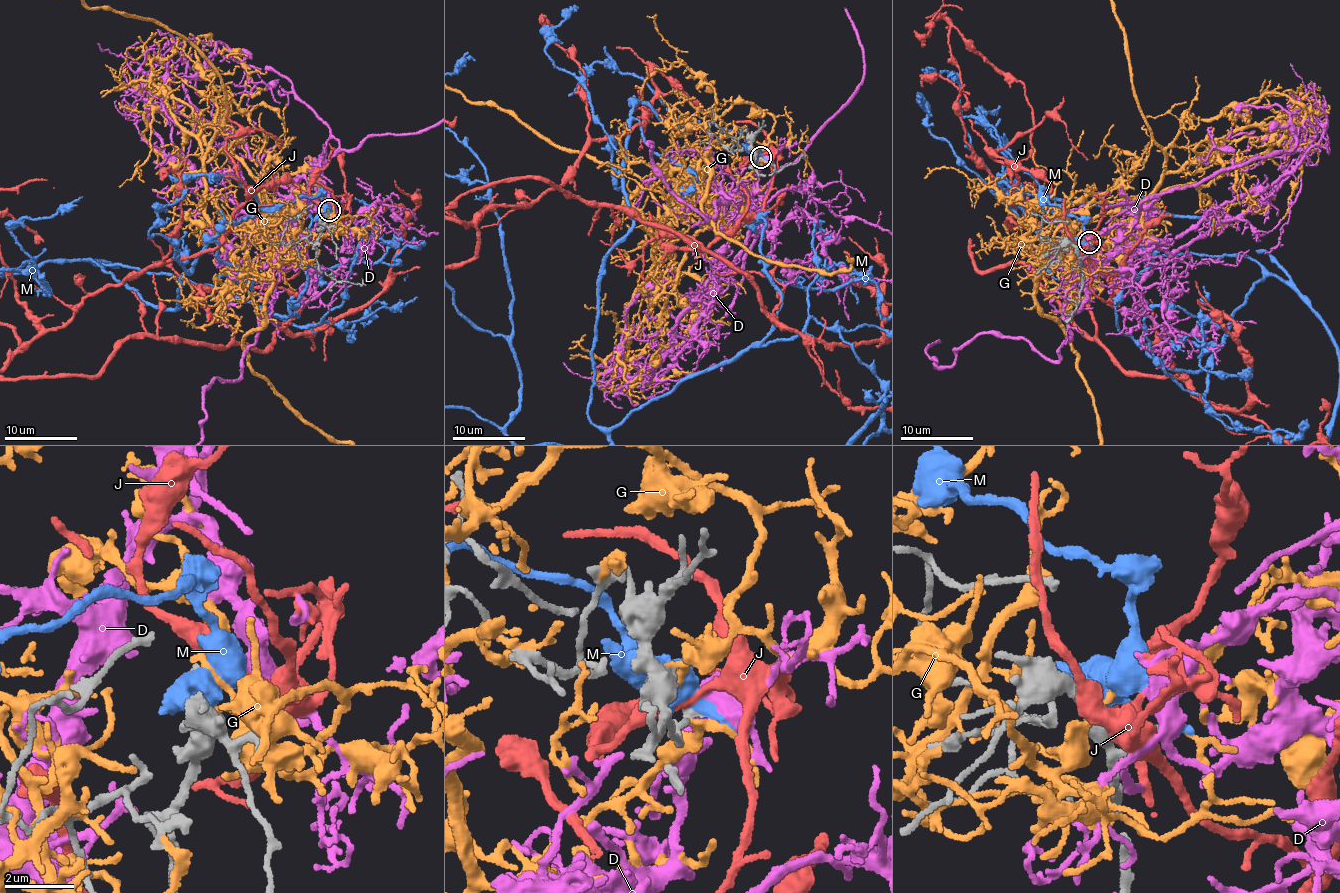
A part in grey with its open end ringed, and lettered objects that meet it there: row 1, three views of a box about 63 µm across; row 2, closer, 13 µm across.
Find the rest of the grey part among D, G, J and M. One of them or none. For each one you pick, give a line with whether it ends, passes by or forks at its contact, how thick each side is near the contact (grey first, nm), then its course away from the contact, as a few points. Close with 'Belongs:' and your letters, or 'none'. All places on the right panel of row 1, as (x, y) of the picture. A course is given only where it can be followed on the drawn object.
D: it passes by; 200 nm thick on the grey side, 480 nm on the other
Belongs: D

